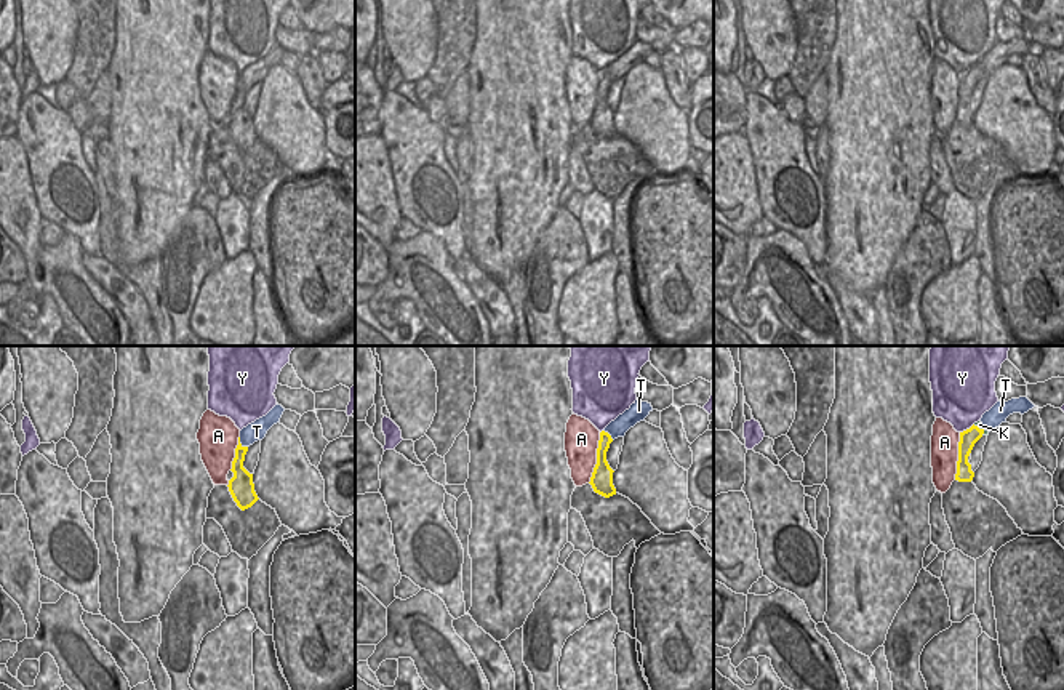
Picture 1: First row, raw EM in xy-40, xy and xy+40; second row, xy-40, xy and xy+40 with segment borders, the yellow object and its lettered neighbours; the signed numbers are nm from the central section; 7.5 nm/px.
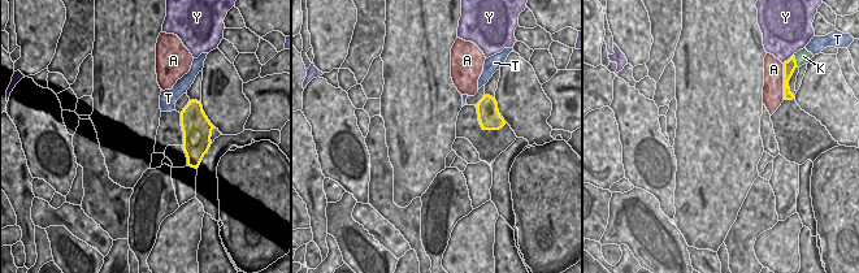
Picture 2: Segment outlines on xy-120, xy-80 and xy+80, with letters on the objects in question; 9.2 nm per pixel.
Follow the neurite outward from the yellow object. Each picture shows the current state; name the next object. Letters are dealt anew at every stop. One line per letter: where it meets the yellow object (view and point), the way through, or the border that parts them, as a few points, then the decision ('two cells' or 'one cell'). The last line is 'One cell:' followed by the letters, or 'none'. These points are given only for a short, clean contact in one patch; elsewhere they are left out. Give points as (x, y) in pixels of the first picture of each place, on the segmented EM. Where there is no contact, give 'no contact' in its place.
A: contact xy (597, 458); border xy (600, 433), (596, 466), (588, 482); two cells
K: contact xy+40 (978, 428); two cells
T: contact xy-40 (240, 444); border xy-40 (239, 437), (247, 447); two cells
Y: contact xy+40 (967, 429); two cells
One cell: none

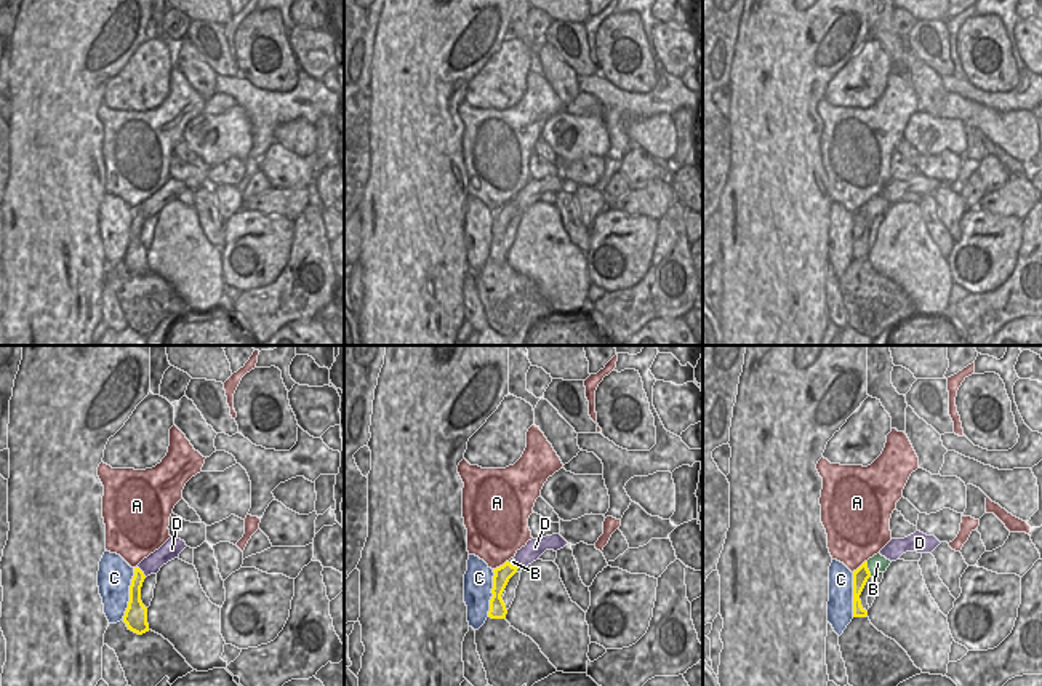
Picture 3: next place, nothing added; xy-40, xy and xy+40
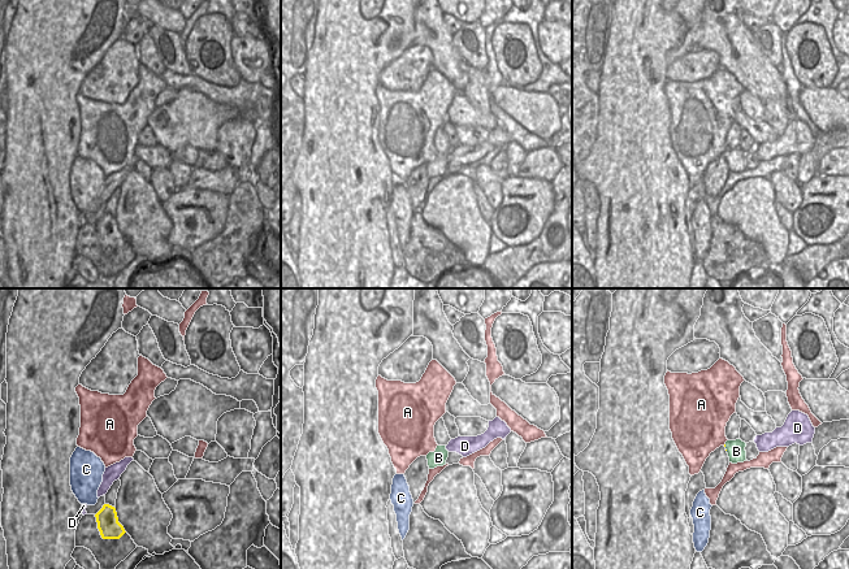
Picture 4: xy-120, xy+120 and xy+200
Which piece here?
A: contact xy (500, 566); two cells
B: contact xy+40 (868, 570); two cells
C: contact xy-40 (130, 594); border xy-40 (135, 568), (130, 600), (122, 619); two cells
D: contact xy-40 (141, 571); border xy-40 (138, 566), (146, 576); two cells
One cell: none

